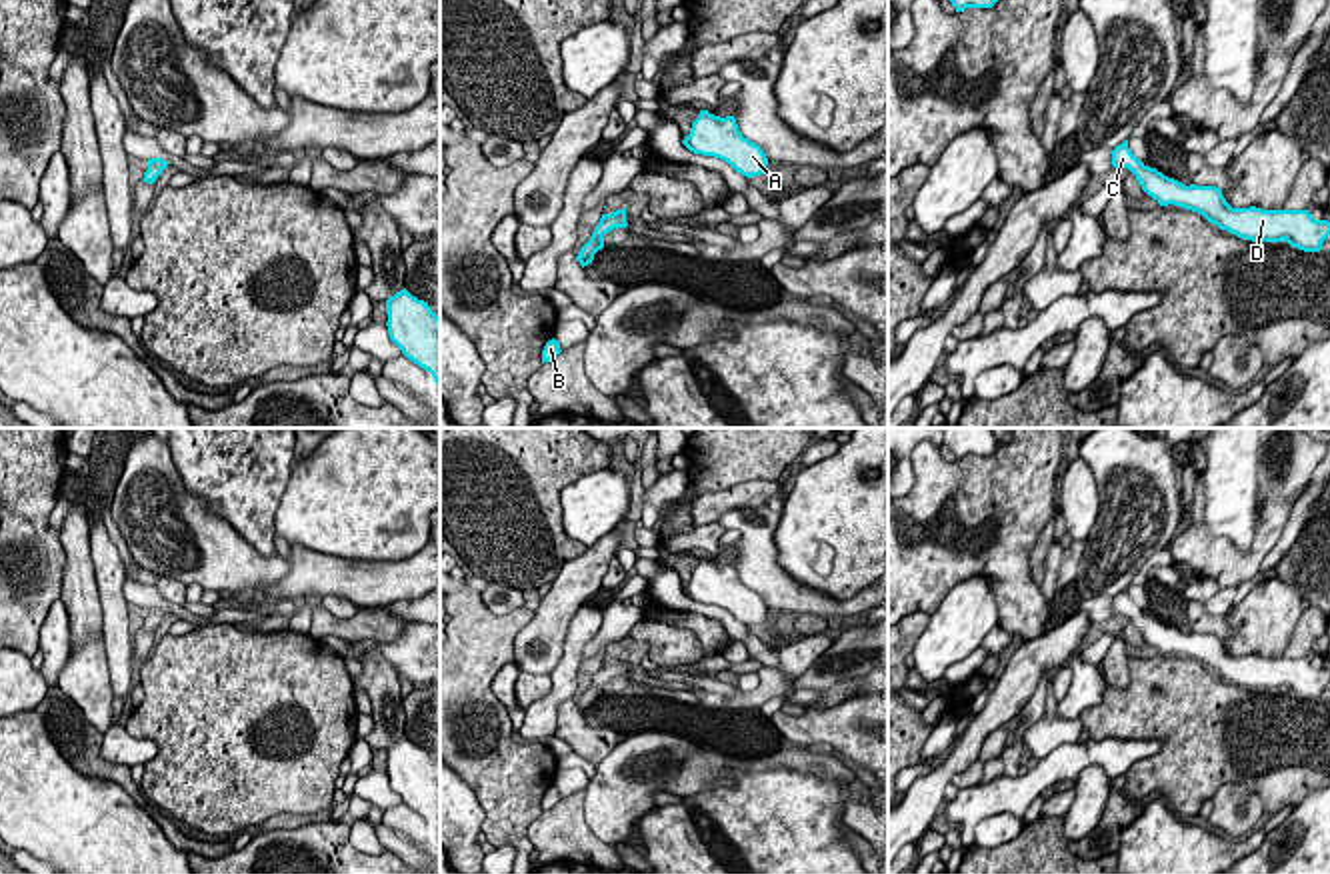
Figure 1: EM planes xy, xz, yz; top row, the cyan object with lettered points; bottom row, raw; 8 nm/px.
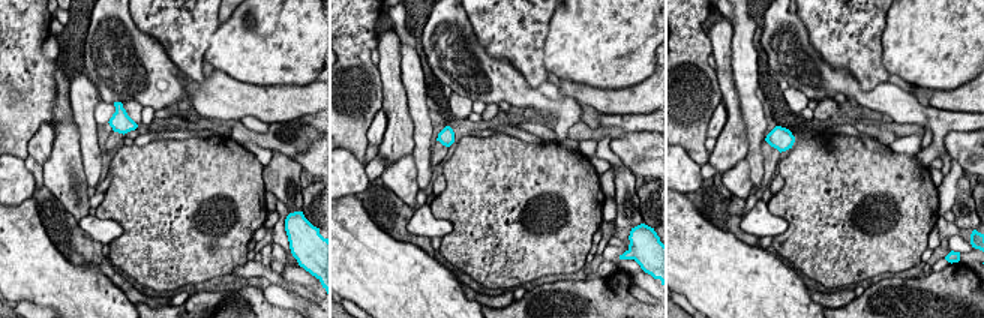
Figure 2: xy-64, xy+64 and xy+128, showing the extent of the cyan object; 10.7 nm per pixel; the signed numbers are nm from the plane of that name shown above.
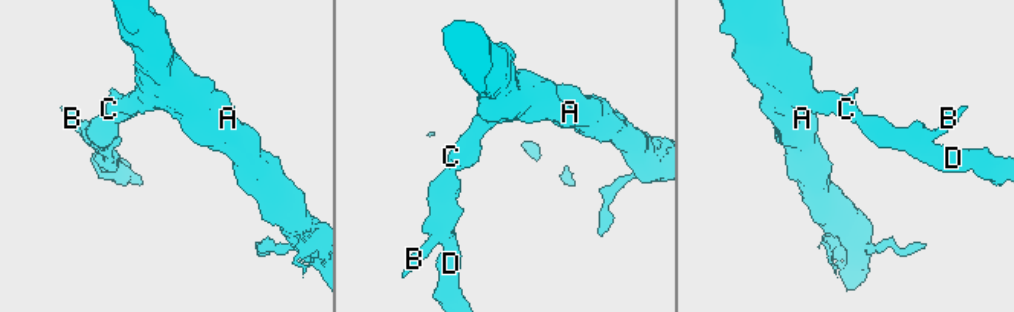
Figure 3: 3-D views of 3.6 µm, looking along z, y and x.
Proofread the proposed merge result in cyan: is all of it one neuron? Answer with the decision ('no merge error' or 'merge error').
no merge error

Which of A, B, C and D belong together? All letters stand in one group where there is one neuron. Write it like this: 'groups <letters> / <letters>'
groups A B C D

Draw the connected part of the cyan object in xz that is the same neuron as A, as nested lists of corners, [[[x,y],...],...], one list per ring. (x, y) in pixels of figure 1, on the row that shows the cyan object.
[[[700,110],[682,144],[694,154],[728,162],[746,178],[764,174],[768,166],[764,150],[742,136],[734,116],[720,118]]]

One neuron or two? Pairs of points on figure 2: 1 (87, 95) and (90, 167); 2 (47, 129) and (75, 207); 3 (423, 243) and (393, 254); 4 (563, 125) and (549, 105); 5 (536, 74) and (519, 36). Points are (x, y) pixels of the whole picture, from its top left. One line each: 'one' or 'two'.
1: one
2: two
3: two
4: one
5: one

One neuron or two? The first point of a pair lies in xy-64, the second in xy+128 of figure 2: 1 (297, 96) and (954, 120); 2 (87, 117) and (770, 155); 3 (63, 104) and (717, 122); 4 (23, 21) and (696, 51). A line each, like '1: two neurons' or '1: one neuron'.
1: two neurons
2: two neurons
3: two neurons
4: one neuron

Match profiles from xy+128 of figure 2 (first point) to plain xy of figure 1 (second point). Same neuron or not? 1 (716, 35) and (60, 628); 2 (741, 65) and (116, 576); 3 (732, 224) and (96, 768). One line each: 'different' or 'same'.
1: different
2: same
3: same

